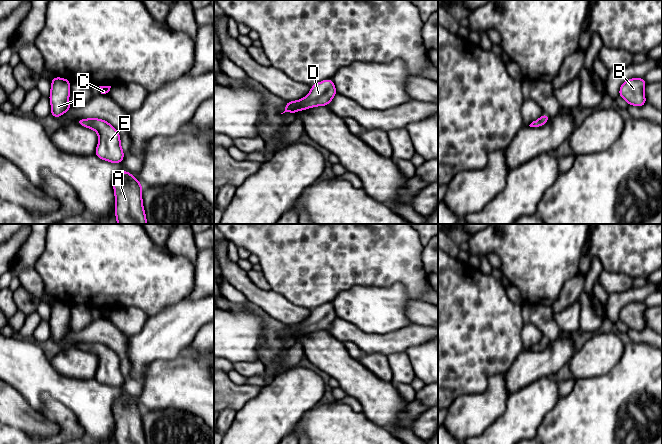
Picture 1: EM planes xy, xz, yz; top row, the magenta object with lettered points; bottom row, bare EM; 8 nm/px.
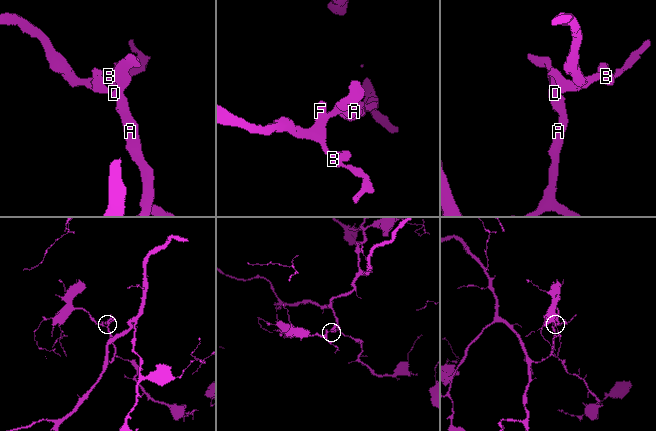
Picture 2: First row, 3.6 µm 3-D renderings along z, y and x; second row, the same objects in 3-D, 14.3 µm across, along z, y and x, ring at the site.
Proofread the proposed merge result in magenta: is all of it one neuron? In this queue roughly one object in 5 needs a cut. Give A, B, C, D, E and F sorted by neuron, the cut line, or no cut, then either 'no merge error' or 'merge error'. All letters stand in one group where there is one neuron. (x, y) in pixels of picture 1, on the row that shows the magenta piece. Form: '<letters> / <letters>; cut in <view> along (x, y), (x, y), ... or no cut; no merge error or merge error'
A B C D E F; no cut; no merge error

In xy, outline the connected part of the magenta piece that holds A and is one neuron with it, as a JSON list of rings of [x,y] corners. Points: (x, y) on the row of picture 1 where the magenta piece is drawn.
[[[124,170],[113,182],[117,224],[148,224],[142,201],[143,186]]]

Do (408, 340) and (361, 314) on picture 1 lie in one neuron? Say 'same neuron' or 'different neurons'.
different neurons

